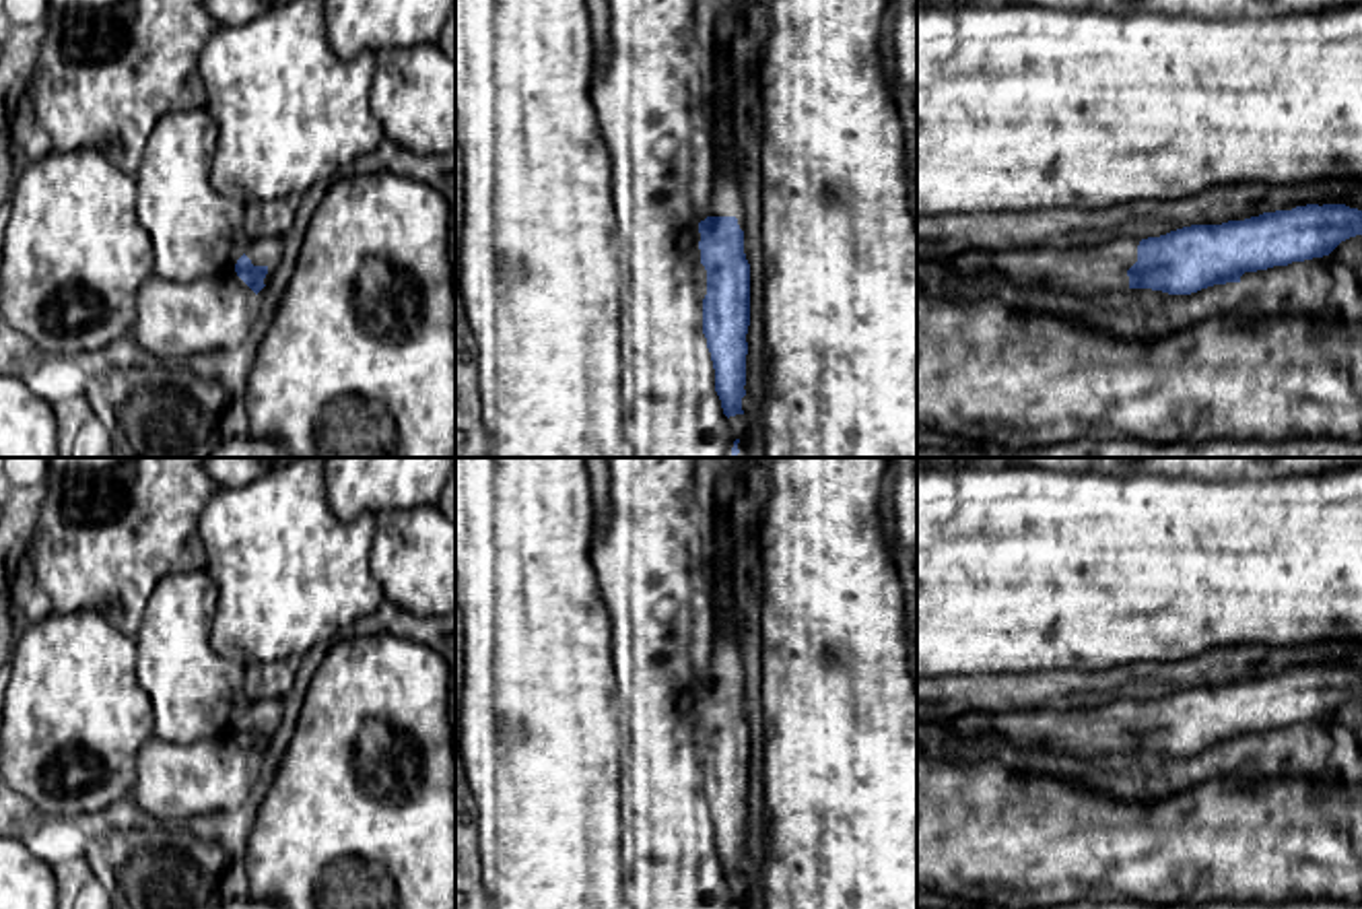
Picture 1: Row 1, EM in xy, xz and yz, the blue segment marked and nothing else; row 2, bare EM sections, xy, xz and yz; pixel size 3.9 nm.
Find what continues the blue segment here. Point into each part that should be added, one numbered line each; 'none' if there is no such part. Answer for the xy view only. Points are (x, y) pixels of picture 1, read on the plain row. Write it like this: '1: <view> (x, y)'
1: xy (268, 712)

